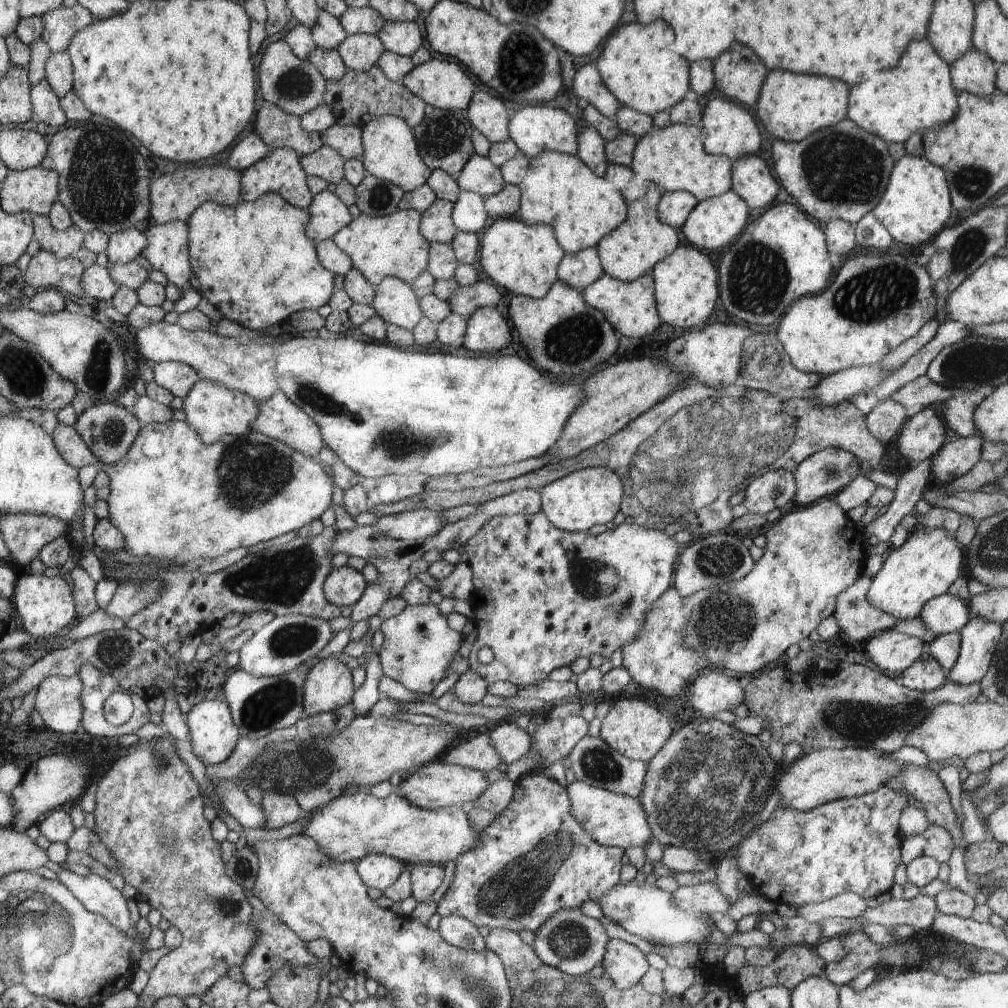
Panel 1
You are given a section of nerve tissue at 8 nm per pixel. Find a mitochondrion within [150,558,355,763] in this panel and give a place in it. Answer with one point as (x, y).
(271, 704)

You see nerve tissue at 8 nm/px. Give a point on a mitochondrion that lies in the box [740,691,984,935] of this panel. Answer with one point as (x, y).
(845, 721)

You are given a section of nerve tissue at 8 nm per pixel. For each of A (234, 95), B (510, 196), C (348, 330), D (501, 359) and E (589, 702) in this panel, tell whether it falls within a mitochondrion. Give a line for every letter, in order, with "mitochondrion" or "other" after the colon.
A: other
B: other
C: other
D: other
E: other

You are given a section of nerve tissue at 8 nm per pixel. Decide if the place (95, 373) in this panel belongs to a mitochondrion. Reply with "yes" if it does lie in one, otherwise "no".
yes

